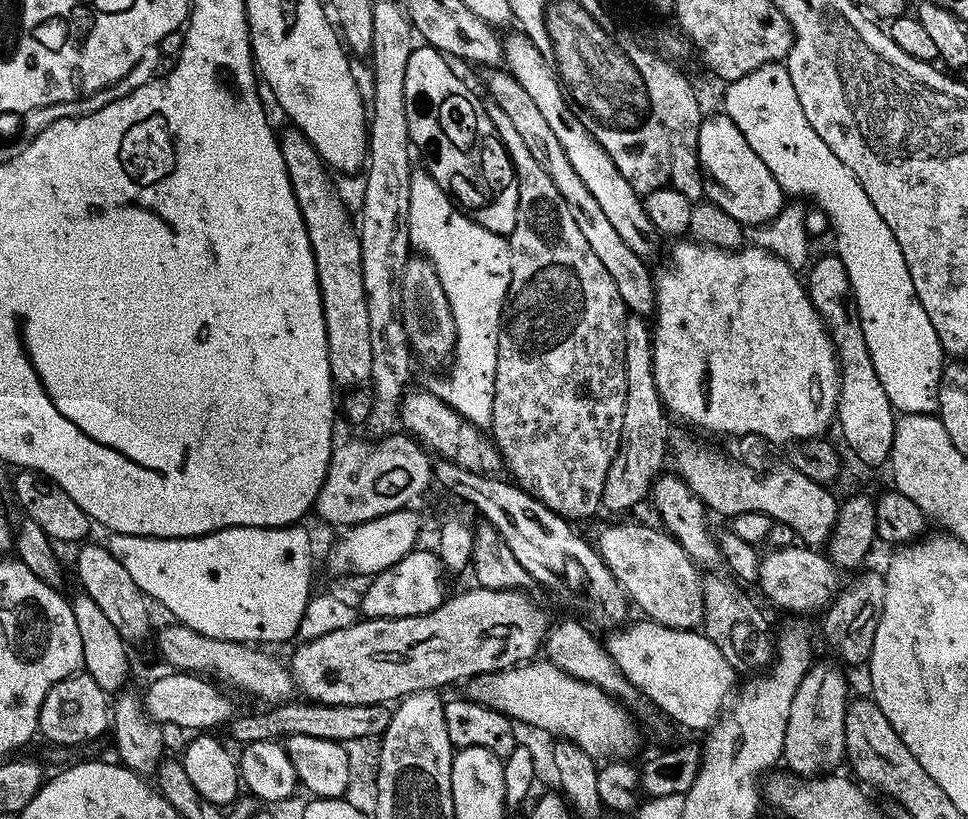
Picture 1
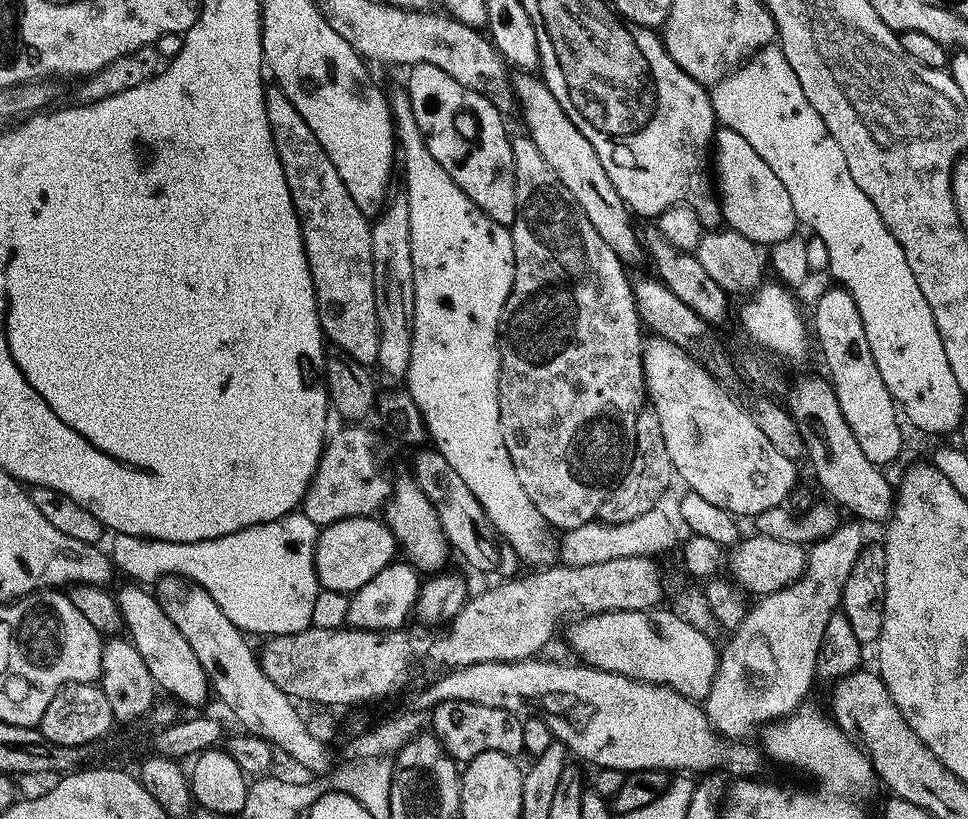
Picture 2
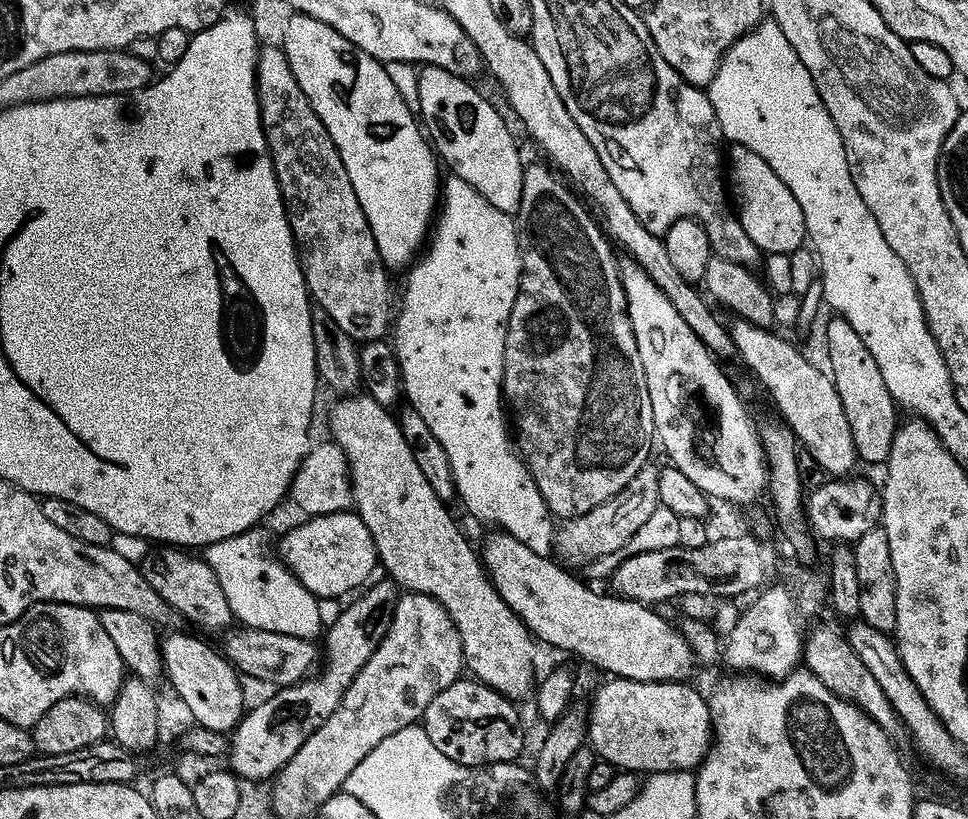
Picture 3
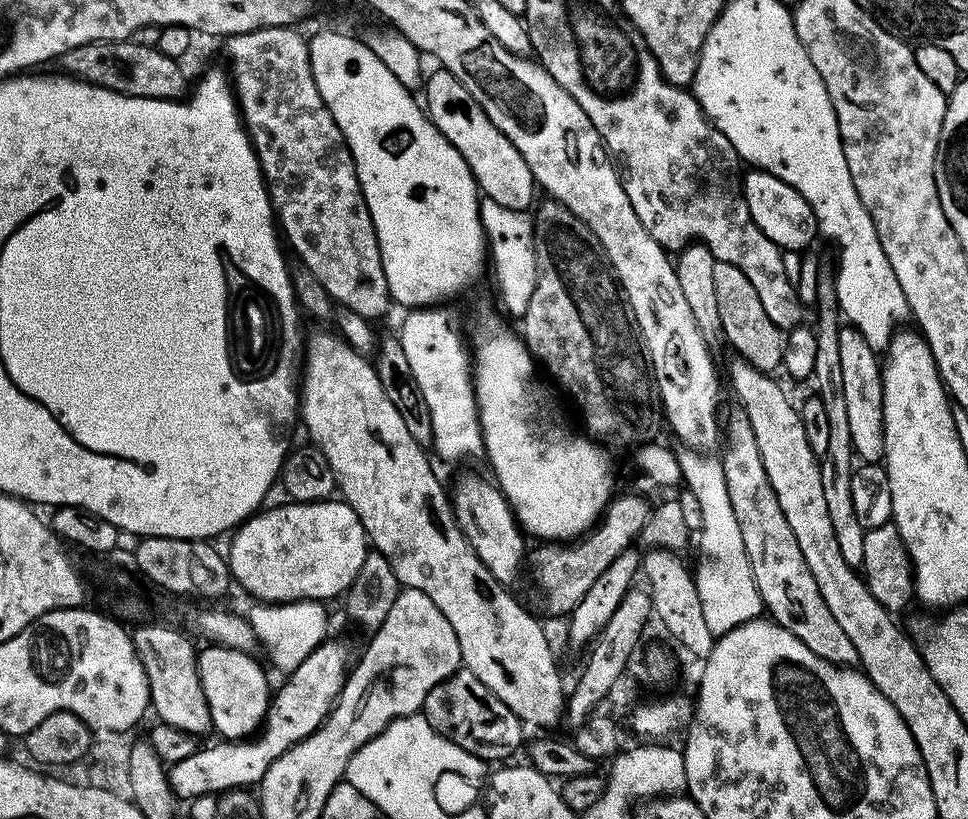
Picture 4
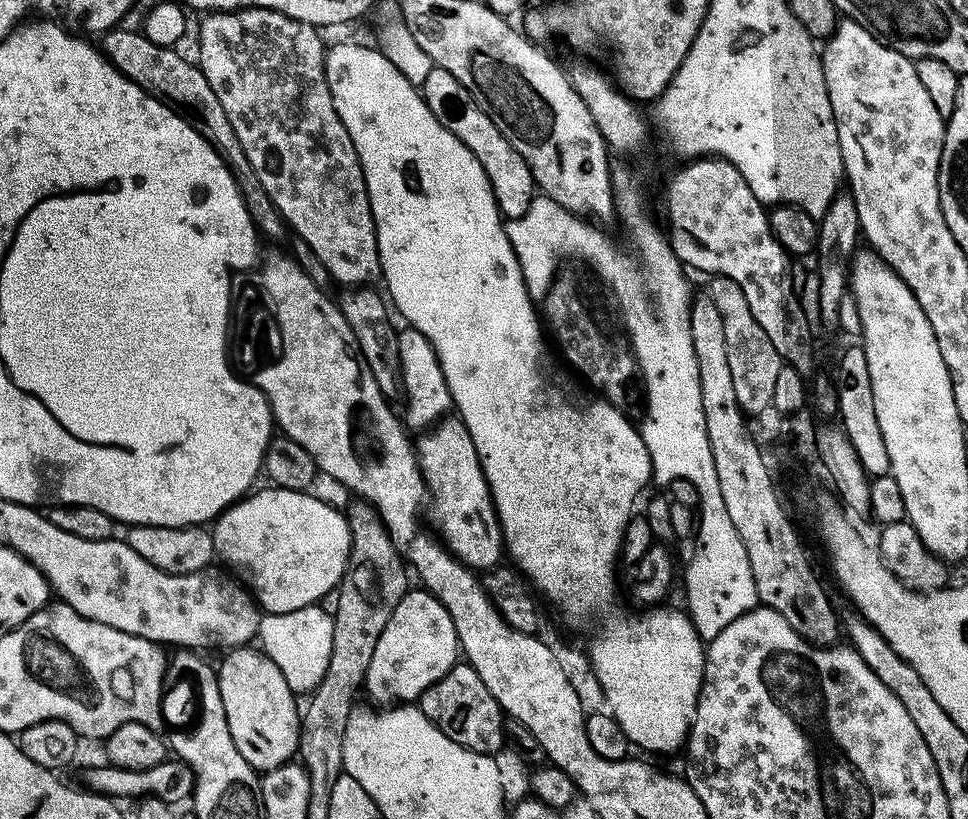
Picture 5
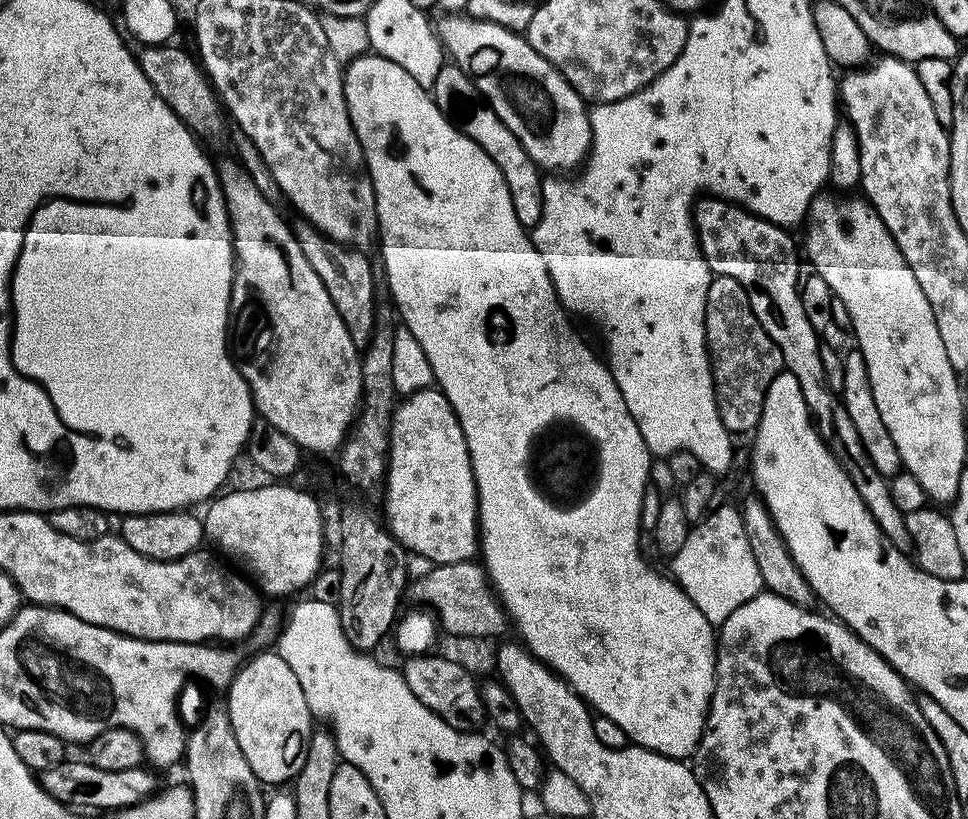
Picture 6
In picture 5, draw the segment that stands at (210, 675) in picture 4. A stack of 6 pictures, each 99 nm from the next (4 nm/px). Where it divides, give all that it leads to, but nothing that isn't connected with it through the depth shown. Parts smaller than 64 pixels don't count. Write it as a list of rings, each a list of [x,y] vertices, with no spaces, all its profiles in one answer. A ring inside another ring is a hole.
[[[241,646],[231,649],[220,668],[218,664],[216,681],[234,746],[238,746],[242,758],[246,758],[257,773],[263,774],[281,768],[297,755],[302,712],[299,707],[296,709],[297,697],[290,690],[282,670],[278,670],[263,651],[253,648]]]

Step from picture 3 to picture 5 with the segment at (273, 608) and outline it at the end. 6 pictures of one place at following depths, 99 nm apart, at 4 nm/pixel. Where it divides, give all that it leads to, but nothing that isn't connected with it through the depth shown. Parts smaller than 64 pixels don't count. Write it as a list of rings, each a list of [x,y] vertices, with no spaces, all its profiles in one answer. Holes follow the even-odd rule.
[[[313,606],[294,610],[290,614],[268,614],[260,621],[259,647],[264,655],[272,659],[274,666],[282,670],[293,694],[312,694],[327,672],[331,658],[333,617],[322,609],[323,607]]]

